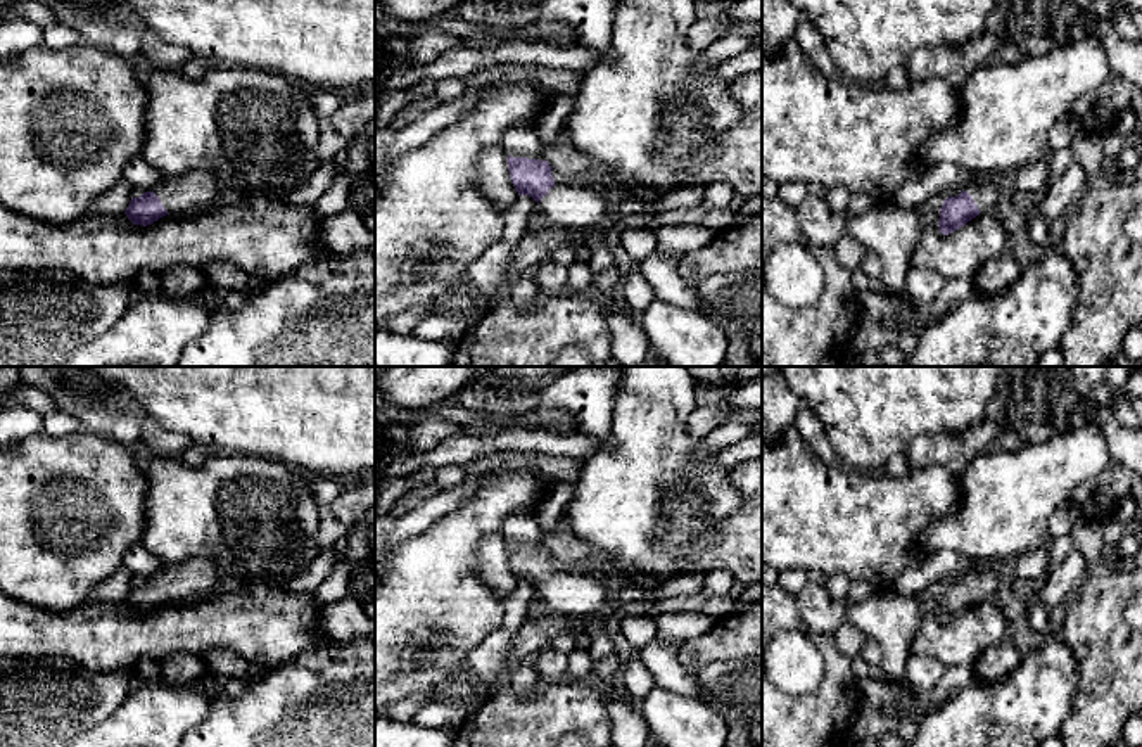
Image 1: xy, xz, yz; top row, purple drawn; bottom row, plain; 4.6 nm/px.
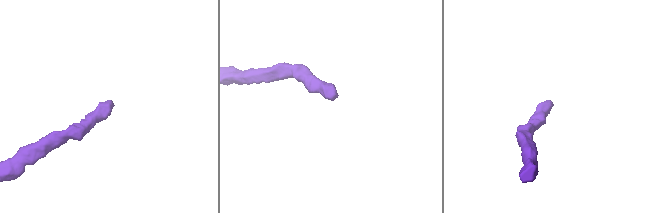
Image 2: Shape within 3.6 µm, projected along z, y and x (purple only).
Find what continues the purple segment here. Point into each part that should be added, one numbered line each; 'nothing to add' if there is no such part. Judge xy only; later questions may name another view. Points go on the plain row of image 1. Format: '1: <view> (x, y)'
1: xy (190, 578)

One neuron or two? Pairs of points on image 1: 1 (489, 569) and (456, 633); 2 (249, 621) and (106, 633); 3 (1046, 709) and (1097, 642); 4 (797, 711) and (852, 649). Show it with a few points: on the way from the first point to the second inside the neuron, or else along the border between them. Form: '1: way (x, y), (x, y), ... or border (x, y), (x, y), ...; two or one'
1: border (482, 540), (475, 569), (501, 600); two
2: way (213, 621), (142, 633); one
3: border (1058, 633), (1078, 668), (1072, 708); two
4: border (833, 635), (835, 645), (850, 659); two

